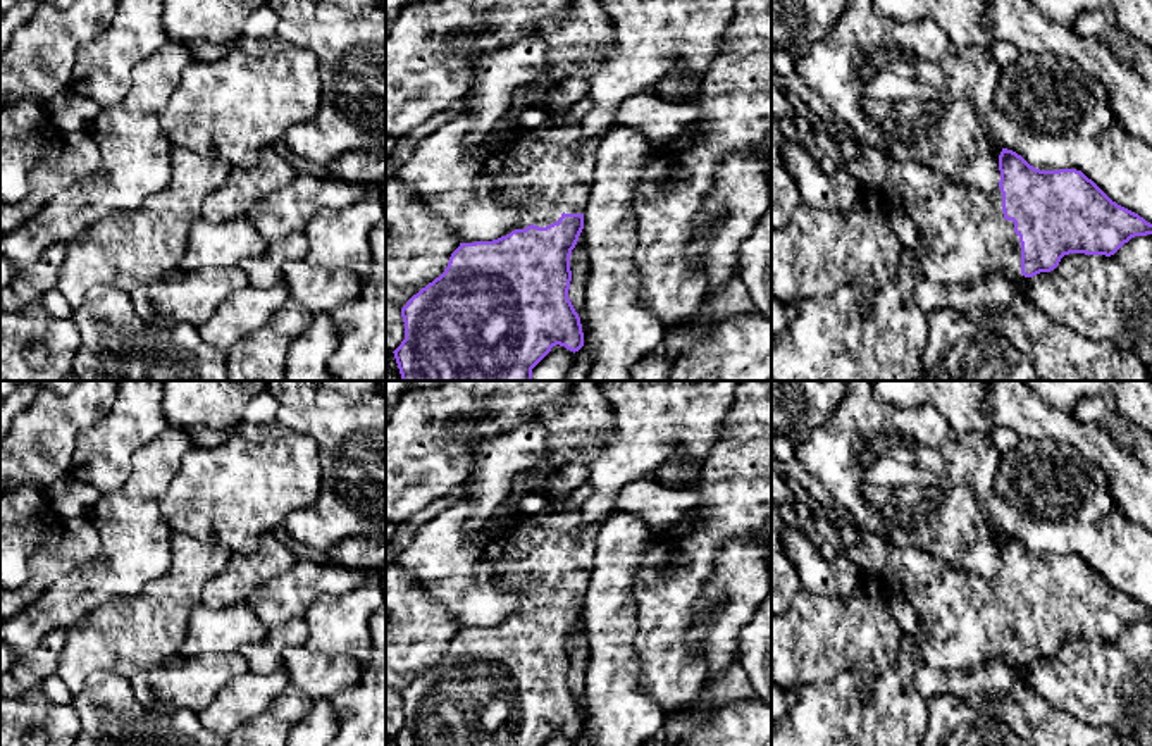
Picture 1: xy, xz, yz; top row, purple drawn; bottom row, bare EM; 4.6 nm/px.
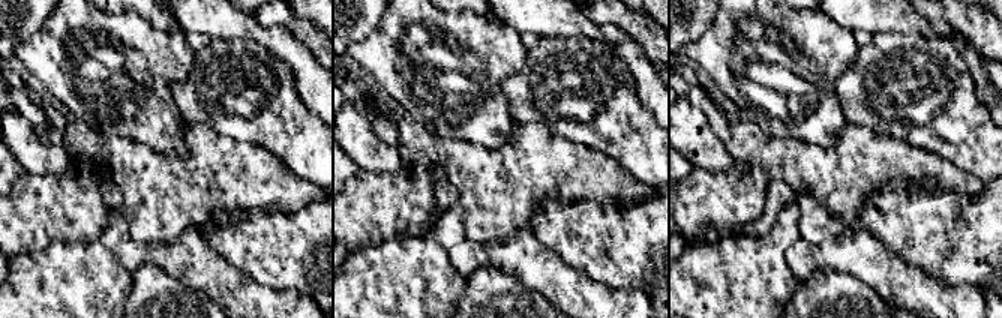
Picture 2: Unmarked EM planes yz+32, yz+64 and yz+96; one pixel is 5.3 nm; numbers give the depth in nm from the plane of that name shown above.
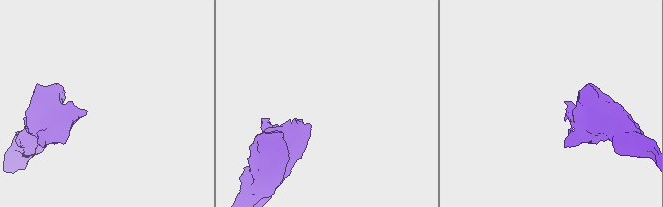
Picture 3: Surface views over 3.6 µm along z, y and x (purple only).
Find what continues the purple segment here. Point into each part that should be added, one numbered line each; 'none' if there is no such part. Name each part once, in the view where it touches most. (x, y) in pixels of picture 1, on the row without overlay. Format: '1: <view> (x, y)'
1: yz (963, 622)

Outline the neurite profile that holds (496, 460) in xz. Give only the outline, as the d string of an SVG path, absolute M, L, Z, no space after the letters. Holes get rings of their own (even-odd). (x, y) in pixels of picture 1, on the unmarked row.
M534 420L489 439L463 439L463 446L474 455L474 465L465 481L467 498L475 501L465 532L474 534L513 494L515 476L529 472L549 457L551 450L544 426Z

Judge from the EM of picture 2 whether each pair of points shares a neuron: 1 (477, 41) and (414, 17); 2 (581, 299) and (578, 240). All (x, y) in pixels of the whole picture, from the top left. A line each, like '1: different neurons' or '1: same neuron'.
1: same neuron
2: different neurons

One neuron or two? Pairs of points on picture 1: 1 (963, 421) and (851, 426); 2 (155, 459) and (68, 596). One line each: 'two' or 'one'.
1: two
2: one

